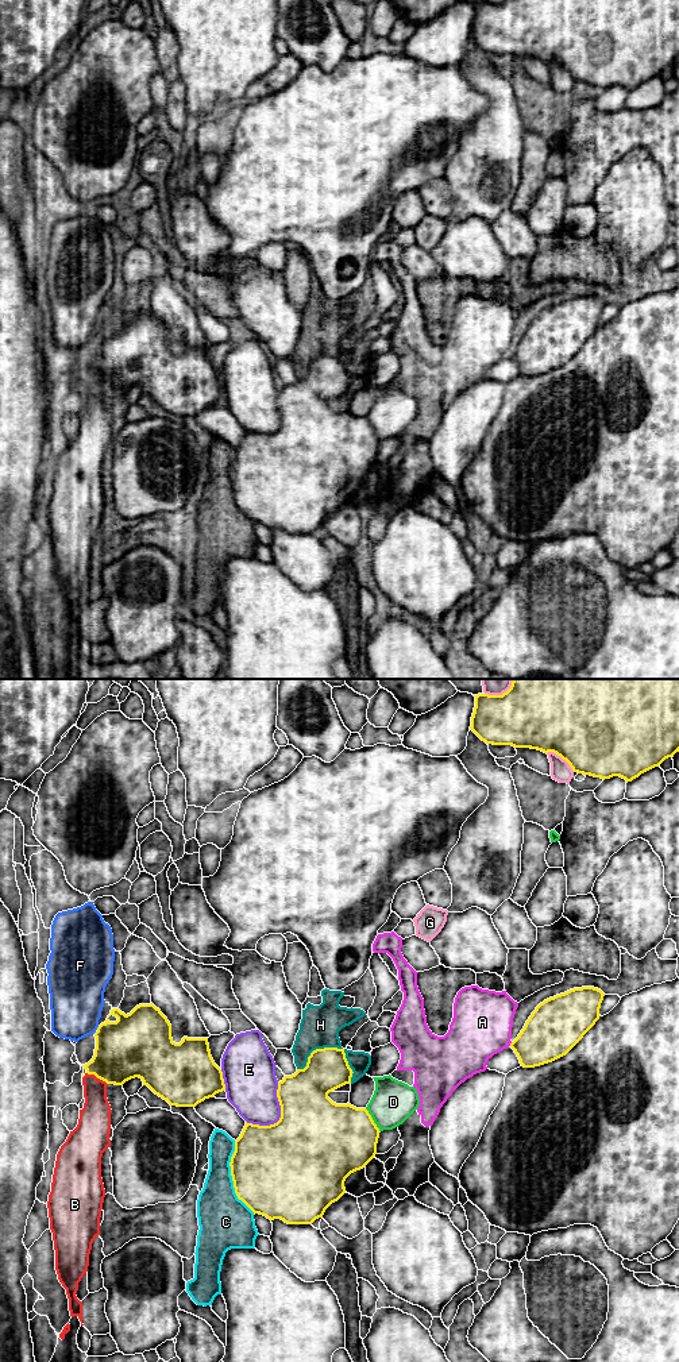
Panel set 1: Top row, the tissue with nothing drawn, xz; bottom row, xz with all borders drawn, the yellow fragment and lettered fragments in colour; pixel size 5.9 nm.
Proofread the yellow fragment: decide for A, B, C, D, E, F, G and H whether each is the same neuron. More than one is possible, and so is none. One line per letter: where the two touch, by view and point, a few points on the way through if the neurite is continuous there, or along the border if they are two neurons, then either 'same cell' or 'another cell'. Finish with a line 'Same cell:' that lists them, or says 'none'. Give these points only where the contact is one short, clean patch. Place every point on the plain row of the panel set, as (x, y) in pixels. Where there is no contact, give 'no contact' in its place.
A: xz (510, 352) | another cell
B: xz (97, 386) | another cell
C: xz (232, 486) | another cell
D: xz (373, 429) | another cell
E: xz (281, 425) | another cell
F: xz (97, 336) | along xz (99, 335), (96, 338) | another cell
G: xz (562, 66) | another cell
H: xz (328, 357) | another cell
Same cell: none

